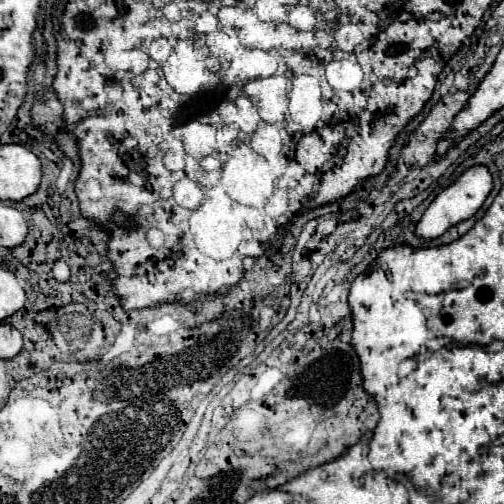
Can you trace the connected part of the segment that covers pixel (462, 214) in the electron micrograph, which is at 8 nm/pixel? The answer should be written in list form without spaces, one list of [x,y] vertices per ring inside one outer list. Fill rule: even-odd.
[[[473,166],[473,168],[465,170],[459,176],[459,180],[455,180],[449,188],[445,188],[443,192],[437,194],[437,198],[431,202],[431,206],[425,210],[425,214],[417,222],[415,234],[423,240],[435,240],[437,236],[443,236],[451,226],[459,224],[461,220],[471,218],[481,208],[487,194],[491,192],[491,184],[493,184],[493,180],[491,180],[491,174],[485,166]]]

